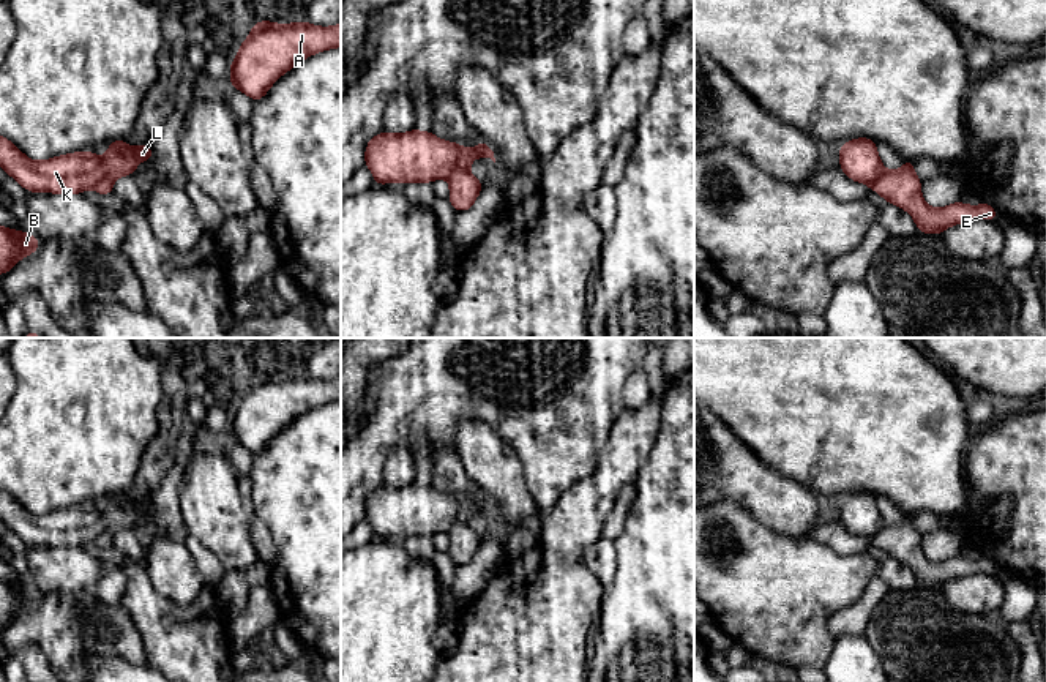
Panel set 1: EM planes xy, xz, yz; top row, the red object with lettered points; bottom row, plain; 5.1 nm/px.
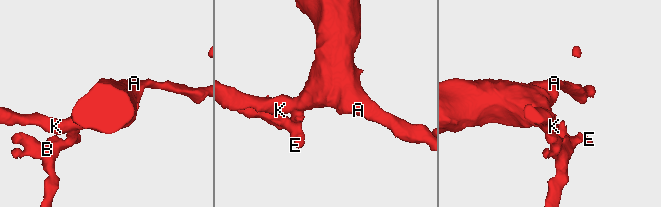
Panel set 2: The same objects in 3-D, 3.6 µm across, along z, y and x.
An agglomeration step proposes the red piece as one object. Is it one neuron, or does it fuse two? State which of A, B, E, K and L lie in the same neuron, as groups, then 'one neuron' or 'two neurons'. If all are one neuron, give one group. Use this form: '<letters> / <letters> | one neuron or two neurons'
A K L / B E | two neurons

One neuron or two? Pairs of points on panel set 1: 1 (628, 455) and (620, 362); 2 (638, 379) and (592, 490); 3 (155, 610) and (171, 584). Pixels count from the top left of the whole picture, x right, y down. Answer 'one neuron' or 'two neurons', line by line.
1: two neurons
2: two neurons
3: two neurons

